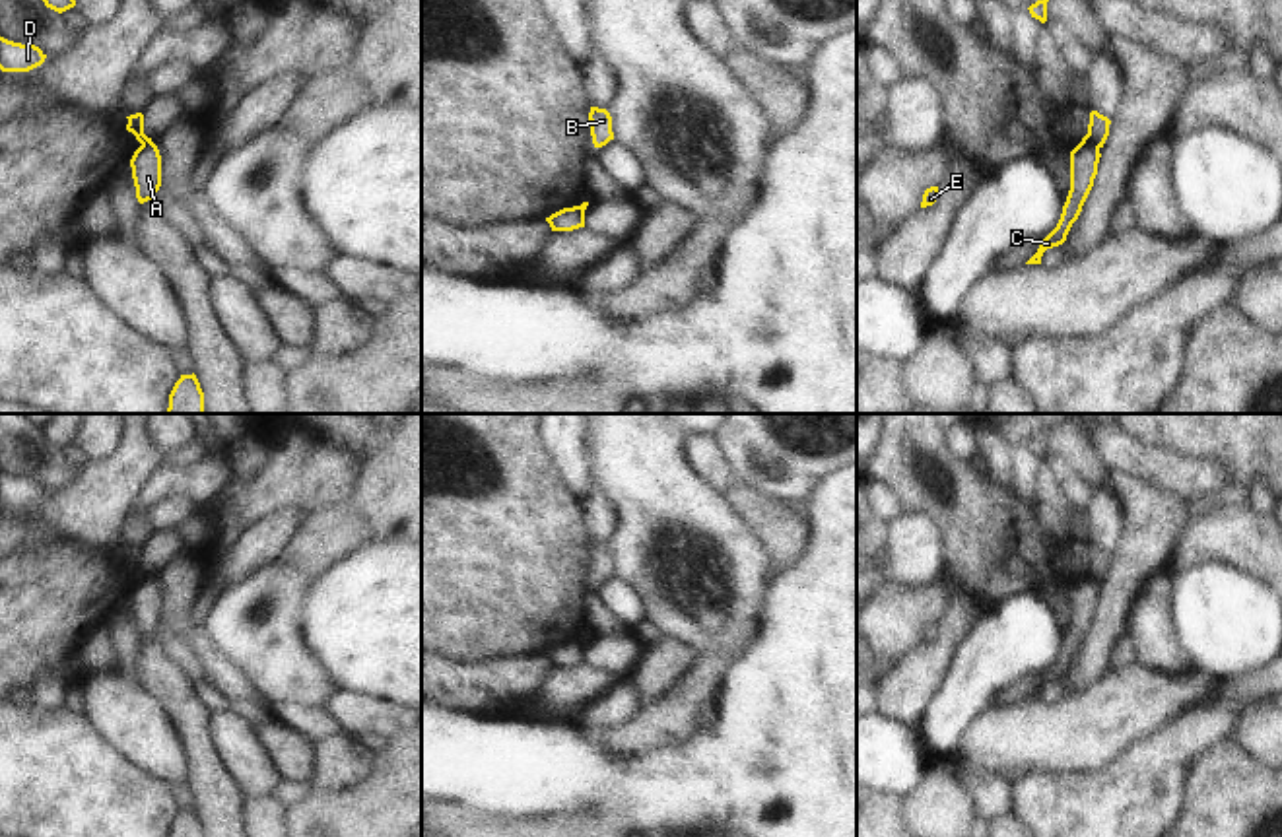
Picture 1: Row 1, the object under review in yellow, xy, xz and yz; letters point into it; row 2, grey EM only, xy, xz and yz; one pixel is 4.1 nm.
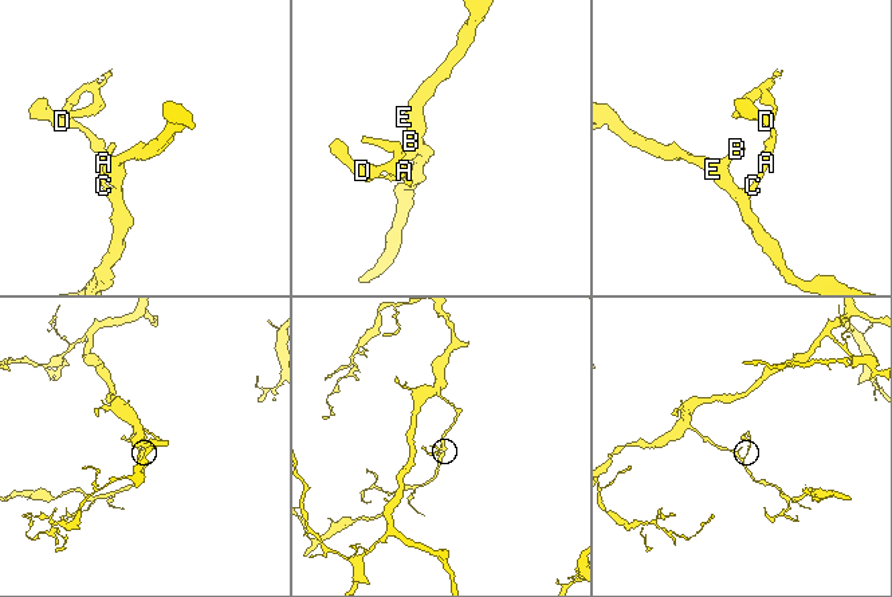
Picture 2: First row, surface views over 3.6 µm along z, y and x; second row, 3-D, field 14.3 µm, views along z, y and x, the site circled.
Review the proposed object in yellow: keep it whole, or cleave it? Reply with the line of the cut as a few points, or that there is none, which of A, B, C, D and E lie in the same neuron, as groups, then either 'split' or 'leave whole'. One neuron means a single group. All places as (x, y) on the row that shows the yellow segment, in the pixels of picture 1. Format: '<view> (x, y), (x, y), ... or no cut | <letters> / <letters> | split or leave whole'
yz (1082, 138), (1098, 148) | A B C E / D | split

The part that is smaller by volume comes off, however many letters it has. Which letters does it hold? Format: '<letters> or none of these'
D

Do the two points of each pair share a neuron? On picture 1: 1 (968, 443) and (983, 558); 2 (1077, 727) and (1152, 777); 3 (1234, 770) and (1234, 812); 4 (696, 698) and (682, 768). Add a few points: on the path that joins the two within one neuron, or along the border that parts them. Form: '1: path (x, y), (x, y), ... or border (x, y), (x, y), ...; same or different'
1: border (944, 434), (944, 441), (952, 449), (968, 455); different
2: border (1158, 729), (1104, 768), (1079, 771); different
3: path (1234, 779), (1234, 803); same
4: border (700, 725), (678, 744), (643, 752); different

